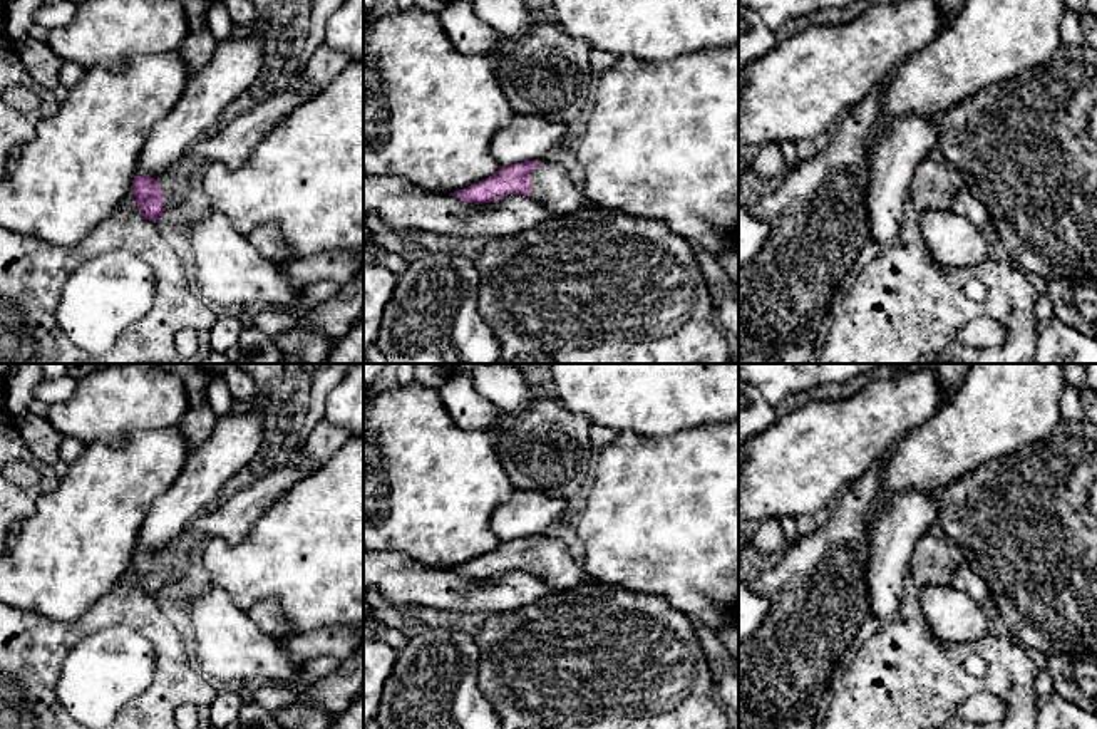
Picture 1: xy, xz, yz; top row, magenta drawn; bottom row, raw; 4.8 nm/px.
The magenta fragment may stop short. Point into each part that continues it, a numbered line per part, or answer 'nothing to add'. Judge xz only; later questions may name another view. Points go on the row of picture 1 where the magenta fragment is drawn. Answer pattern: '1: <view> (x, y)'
1: xz (551, 185)

